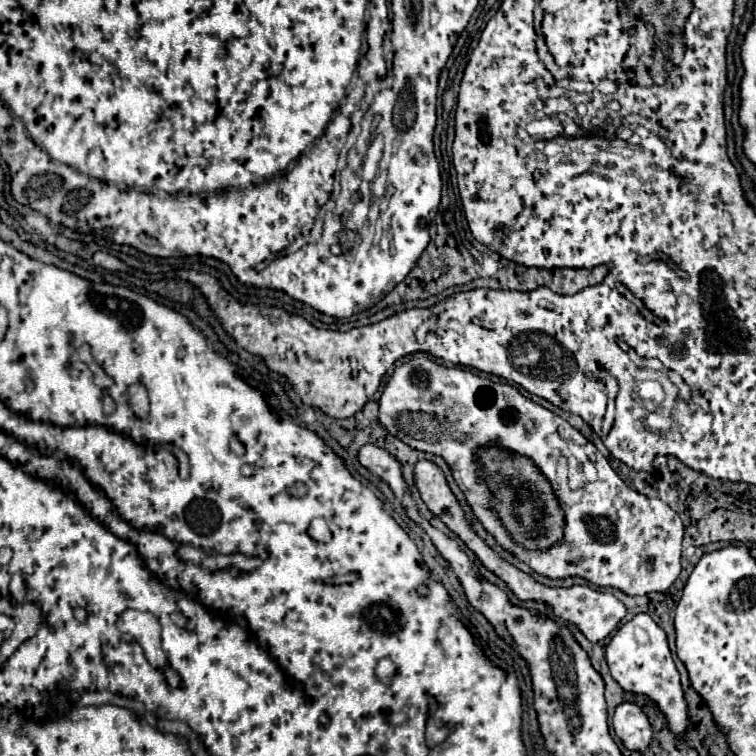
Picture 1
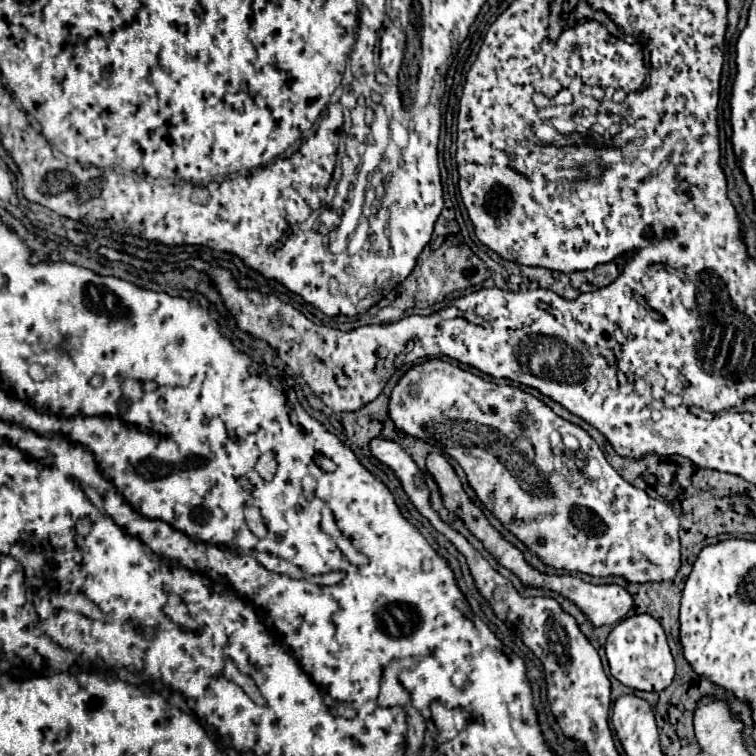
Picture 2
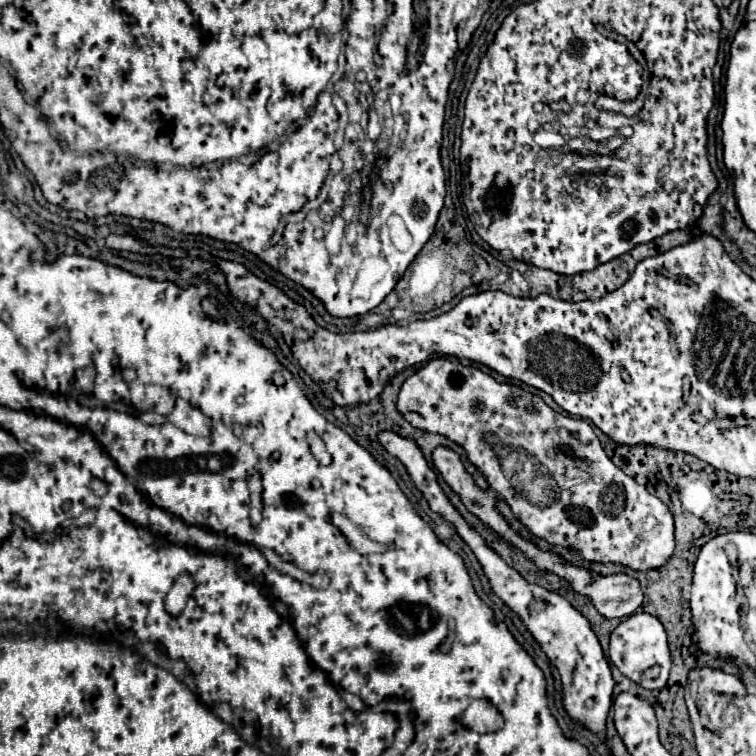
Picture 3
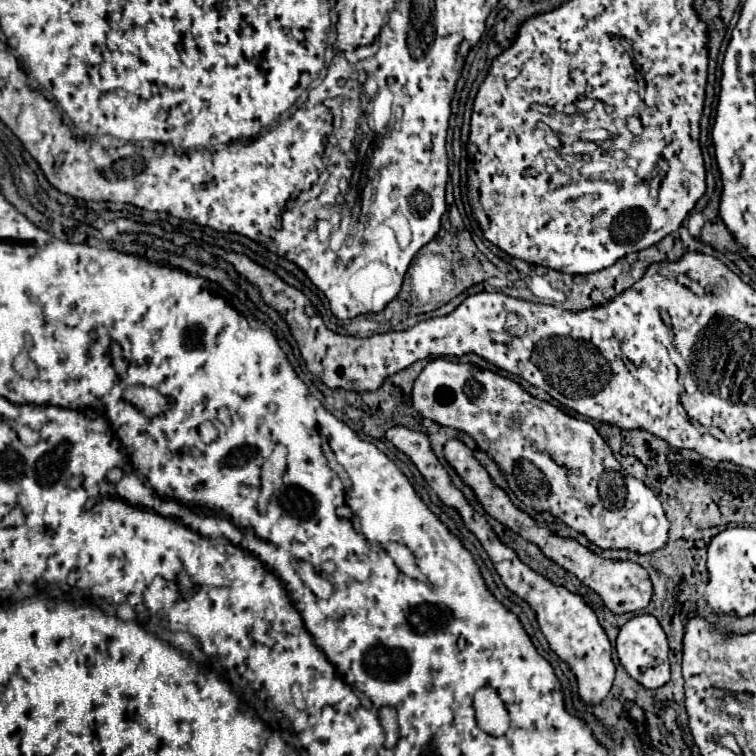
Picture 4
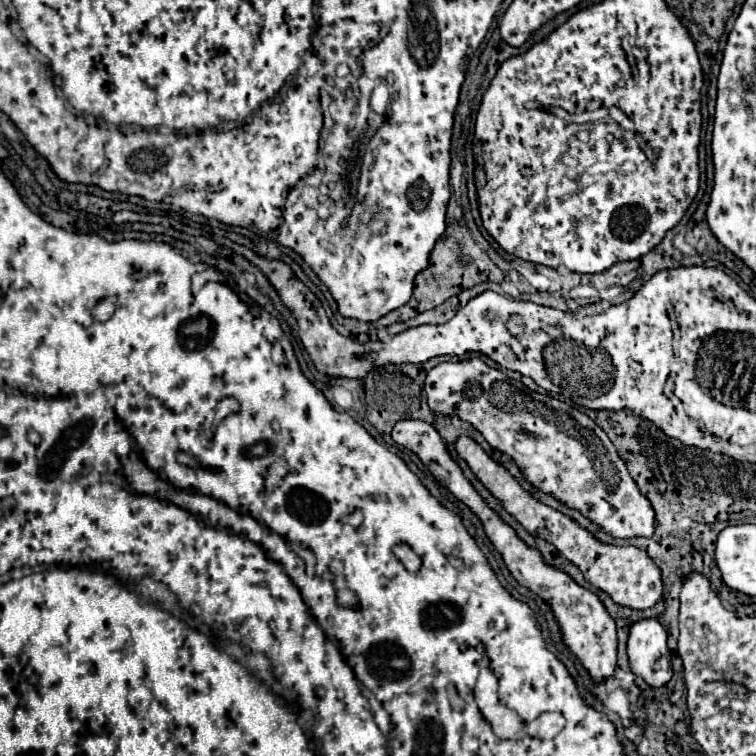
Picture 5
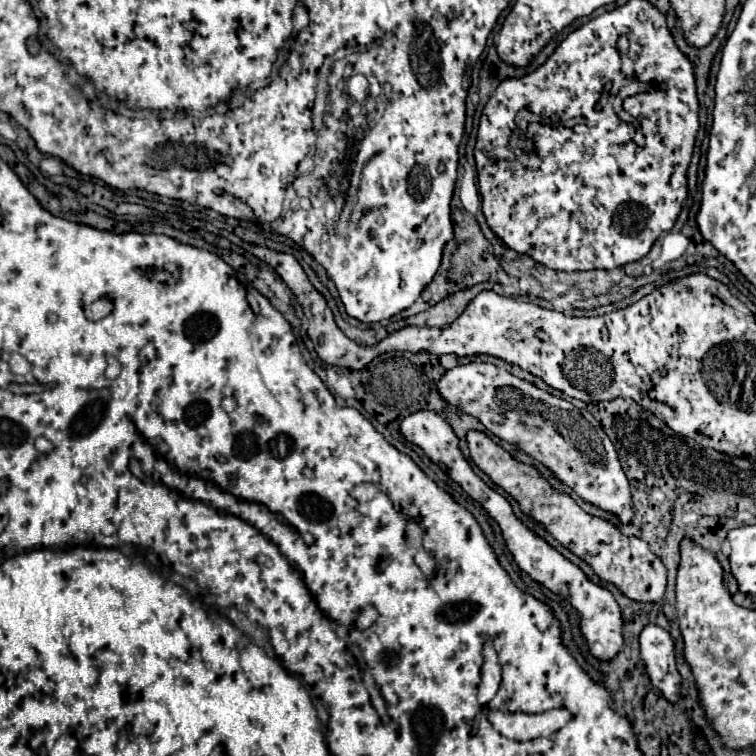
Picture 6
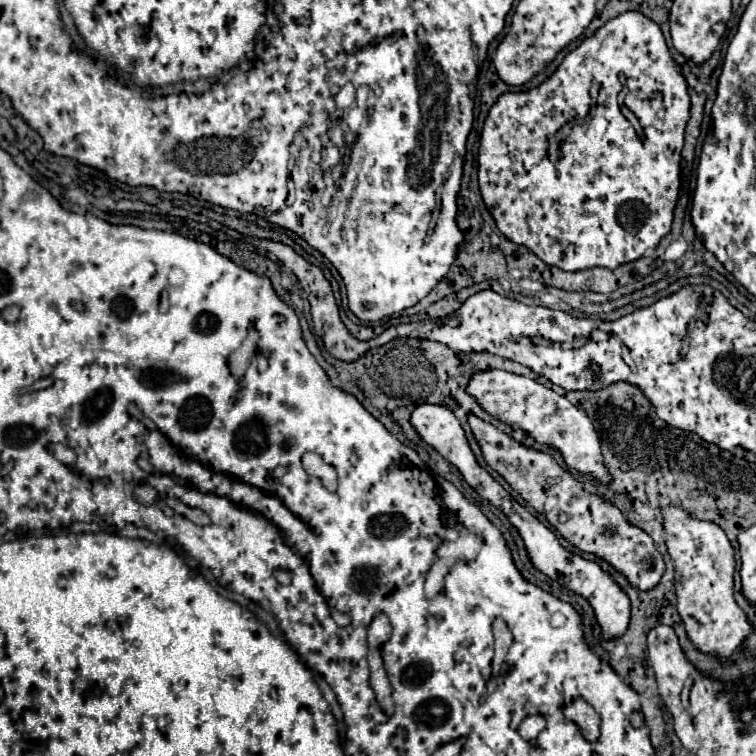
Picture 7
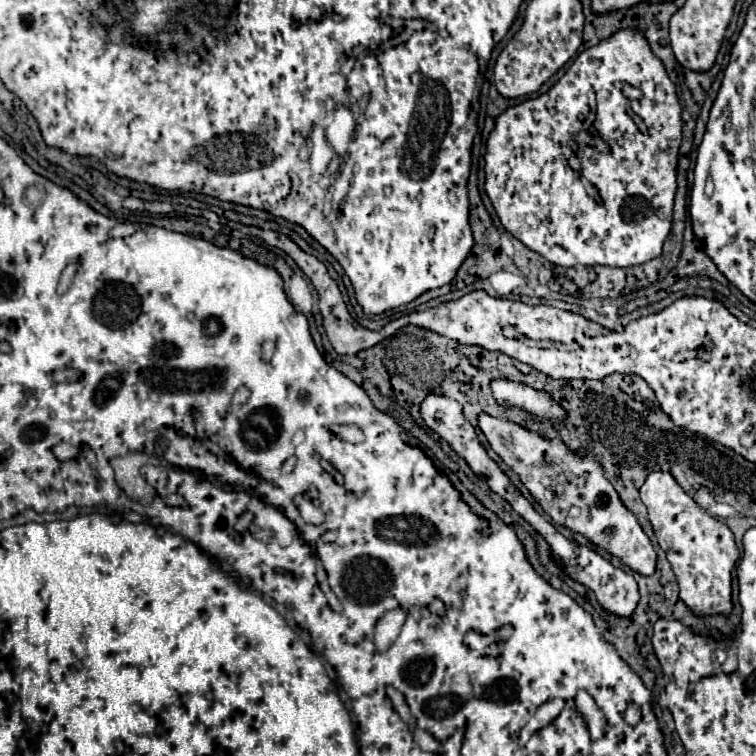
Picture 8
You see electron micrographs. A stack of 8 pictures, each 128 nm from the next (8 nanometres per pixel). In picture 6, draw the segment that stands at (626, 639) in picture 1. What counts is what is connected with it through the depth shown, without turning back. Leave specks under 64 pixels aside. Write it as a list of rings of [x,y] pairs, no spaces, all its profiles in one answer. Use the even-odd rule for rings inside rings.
[[[648,624],[640,632],[640,658],[650,682],[660,688],[670,702],[678,700],[680,674],[676,670],[674,642],[658,624]]]

